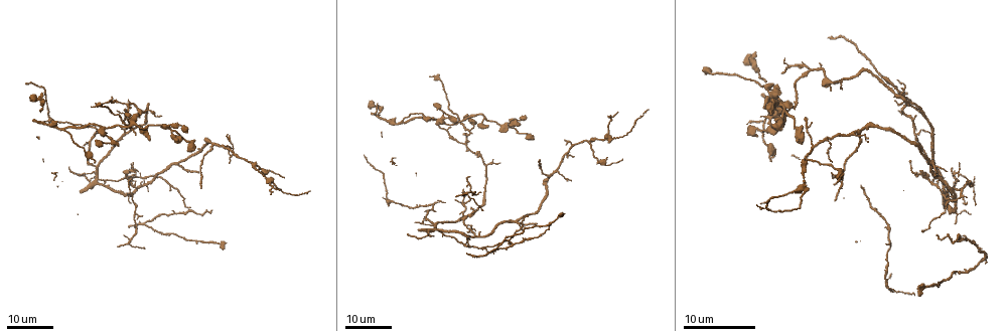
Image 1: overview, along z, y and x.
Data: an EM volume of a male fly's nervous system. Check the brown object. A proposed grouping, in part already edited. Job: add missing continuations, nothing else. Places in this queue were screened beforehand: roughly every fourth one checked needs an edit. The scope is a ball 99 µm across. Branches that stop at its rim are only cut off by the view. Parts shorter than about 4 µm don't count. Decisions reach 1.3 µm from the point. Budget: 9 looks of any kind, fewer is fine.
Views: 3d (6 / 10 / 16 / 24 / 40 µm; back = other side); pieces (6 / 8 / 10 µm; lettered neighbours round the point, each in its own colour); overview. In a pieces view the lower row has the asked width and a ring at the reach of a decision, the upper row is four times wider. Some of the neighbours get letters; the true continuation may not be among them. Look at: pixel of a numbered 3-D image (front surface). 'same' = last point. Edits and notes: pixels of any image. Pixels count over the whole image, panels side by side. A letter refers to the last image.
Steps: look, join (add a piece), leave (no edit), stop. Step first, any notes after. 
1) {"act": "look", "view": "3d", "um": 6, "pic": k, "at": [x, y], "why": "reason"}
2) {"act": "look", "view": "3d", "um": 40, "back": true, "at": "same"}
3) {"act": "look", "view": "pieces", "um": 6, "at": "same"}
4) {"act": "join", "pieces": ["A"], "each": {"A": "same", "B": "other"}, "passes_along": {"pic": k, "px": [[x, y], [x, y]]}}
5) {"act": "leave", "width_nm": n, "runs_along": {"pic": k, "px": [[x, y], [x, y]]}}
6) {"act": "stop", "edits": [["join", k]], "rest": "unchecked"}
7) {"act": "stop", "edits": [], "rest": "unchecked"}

{"act": "look", "view": "3d", "um": 24, "pic": 1, "at": [196, 172], "why": "an open end"}

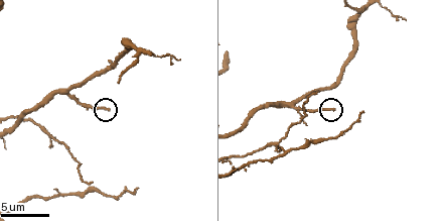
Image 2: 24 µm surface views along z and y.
{"act": "look", "view": "pieces", "um": 10, "pic": 2, "at": [109, 110]}

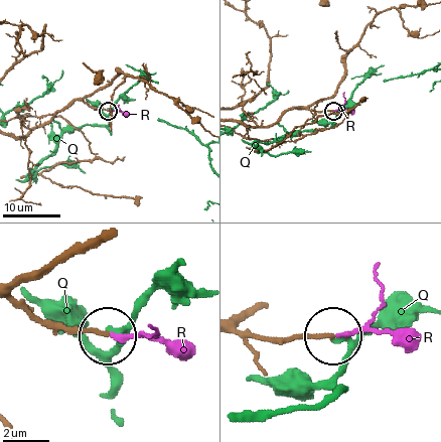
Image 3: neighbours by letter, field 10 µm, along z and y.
{"act": "join", "pieces": ["R"], "each": {"Q": "other", "R": "same"}, "passes_along": {"pic": 3, "px": [[273, 338], [317, 338], [363, 327], [381, 298], [376, 266]]}, "found": "the cell continues"}

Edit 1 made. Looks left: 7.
{"act": "look", "view": "3d", "um": 24, "pic": 1, "at": [428, 75], "why": "long arm stops here"}

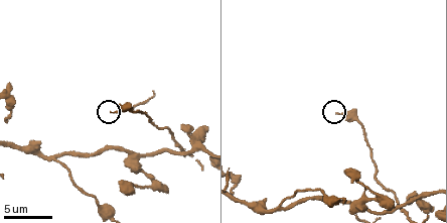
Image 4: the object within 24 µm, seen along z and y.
{"act": "look", "view": "pieces", "um": 6, "pic": 4, "at": [112, 112], "why": "what lies round it"}

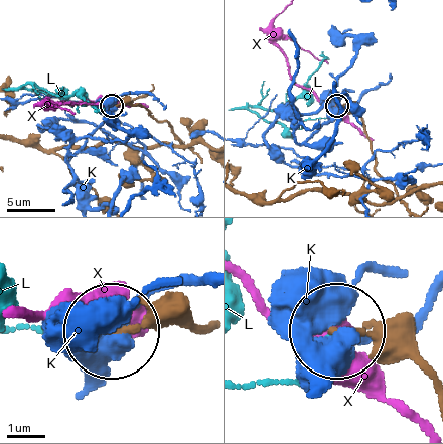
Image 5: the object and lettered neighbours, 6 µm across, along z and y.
{"act": "leave", "width_nm": 130, "each": {"K": "other", "L": "other", "X": "other"}, "found": "none of them fits"}

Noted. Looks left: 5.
{"act": "look", "view": "3d", "um": 16, "pic": 1, "at": [860, 184], "why": "tapers out"}

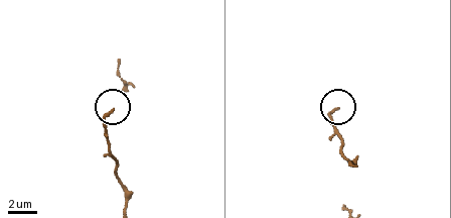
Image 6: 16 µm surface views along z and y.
{"act": "look", "view": "pieces", "um": 8, "pic": 6, "at": [111, 111], "why": "see the neighbours"}

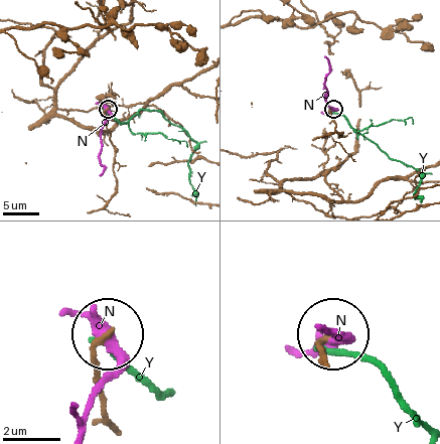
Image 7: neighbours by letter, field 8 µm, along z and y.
{"act": "leave", "each": {"N": "other", "Y": "other"}, "found": "none of them fits"}

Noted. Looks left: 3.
{"act": "look", "view": "pieces", "um": 10, "pic": 4, "at": [207, 130], "why": "free end"}

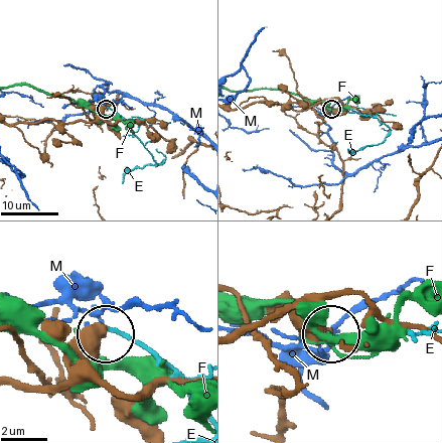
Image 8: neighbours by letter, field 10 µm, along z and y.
{"act": "leave", "each": {"E": "other", "F": "other", "M": "other"}, "found": "no lettered piece goes on from it"}

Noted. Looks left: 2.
{"act": "stop", "edits": [["join", 3]], "rest": "unchecked"}

